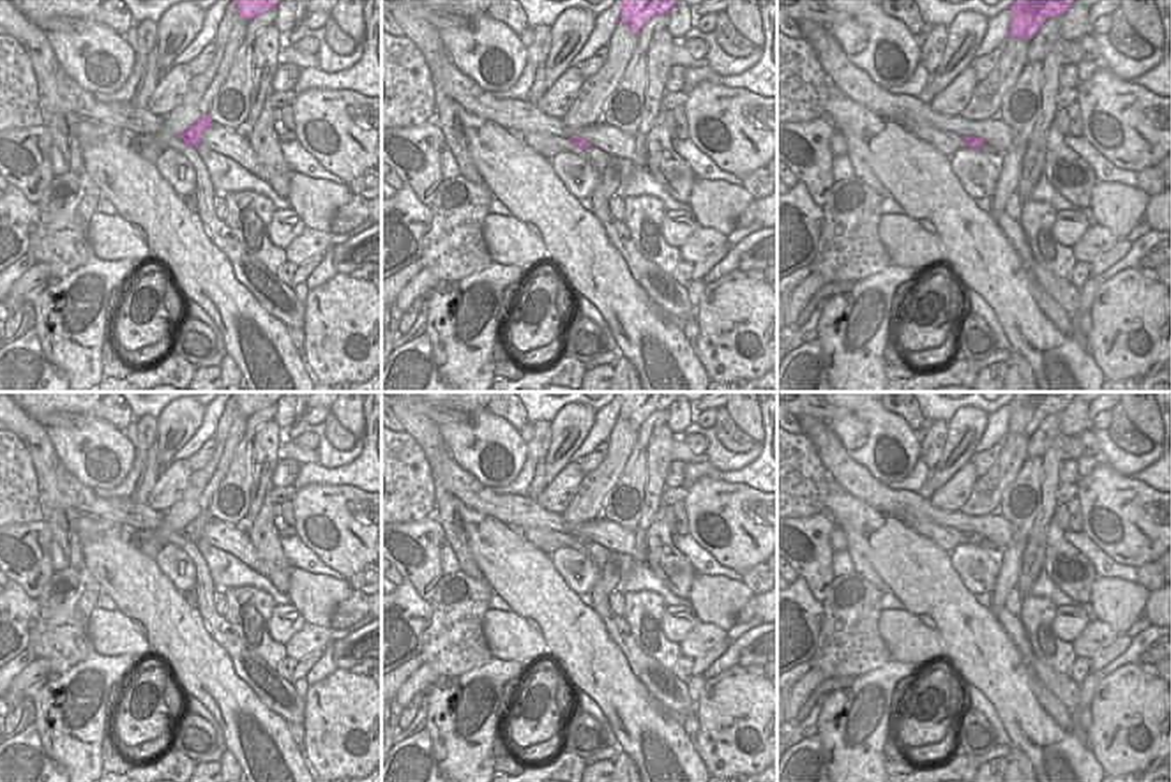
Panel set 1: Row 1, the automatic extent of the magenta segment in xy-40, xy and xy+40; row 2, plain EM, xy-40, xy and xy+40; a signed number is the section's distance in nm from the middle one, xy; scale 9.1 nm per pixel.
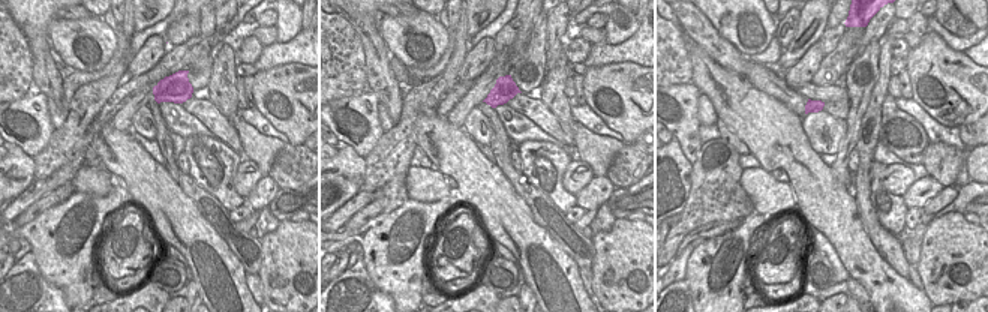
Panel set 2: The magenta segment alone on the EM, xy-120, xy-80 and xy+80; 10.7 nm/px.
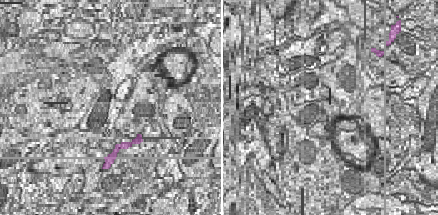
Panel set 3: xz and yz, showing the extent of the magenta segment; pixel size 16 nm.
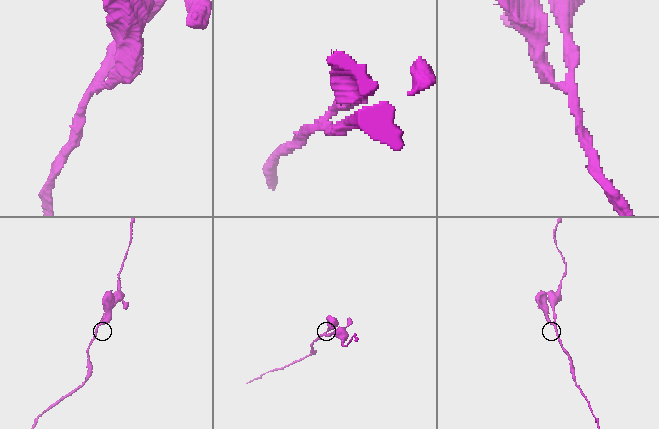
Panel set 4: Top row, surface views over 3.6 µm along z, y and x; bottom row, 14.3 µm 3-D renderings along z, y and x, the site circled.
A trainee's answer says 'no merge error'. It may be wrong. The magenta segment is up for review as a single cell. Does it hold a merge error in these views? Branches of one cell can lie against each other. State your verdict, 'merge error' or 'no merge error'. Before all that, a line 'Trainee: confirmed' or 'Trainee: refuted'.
Trainee: refuted
merge error

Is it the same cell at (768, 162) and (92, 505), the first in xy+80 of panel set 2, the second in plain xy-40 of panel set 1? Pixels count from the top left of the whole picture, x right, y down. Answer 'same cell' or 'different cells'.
different cells

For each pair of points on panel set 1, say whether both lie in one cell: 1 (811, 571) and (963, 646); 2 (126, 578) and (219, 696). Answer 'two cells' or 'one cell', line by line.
1: two cells
2: one cell

